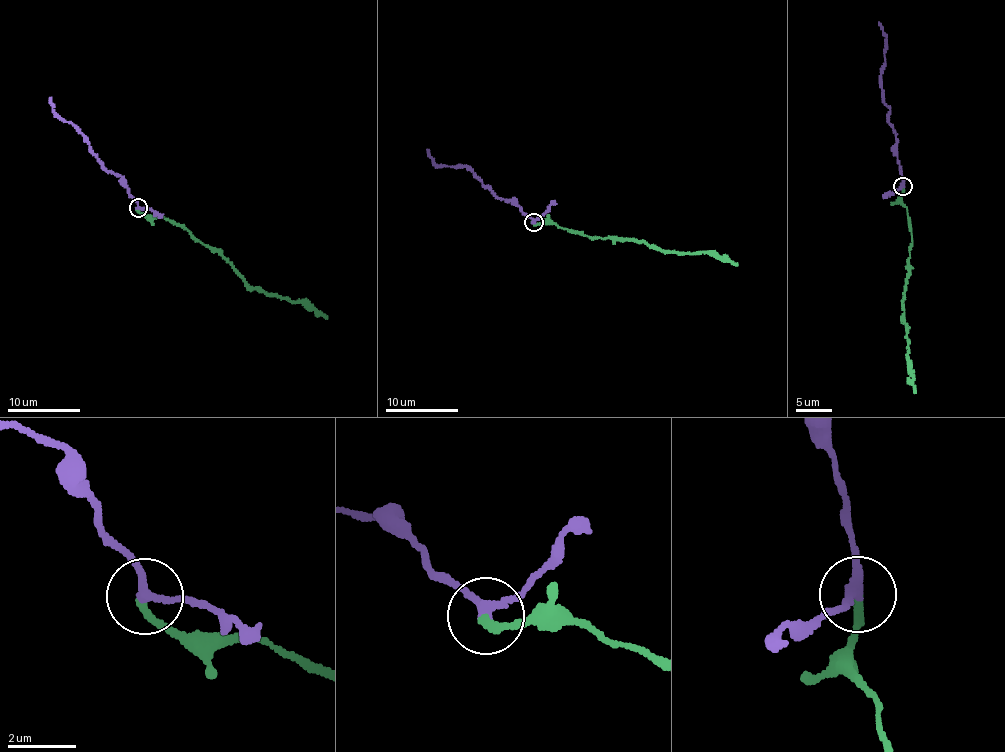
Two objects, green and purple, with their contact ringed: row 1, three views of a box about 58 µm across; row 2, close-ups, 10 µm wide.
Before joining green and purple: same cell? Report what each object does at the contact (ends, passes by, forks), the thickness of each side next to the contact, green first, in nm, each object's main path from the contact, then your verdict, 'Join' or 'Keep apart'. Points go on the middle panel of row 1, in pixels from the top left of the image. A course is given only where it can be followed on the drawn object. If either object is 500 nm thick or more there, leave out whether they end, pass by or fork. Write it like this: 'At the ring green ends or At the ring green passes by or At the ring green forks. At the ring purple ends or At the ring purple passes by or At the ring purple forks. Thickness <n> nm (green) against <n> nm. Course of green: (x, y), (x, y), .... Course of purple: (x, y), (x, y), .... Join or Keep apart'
At the ring green ends. At the ring purple passes by. Thickness 240 nm (green) against 240 nm. Course of green: (533, 221), (556, 223), (583, 235), (634, 240), (655, 248), (689, 253), (711, 251), (737, 265). Course of purple: (533, 221), (514, 202), (495, 195), (470, 169), (458, 164), (452, 167), (432, 163), (427, 149). Join

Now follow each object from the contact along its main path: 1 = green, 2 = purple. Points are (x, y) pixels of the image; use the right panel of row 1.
1: (902, 186), (901, 196), (911, 232), (910, 275), (904, 290), (909, 348), (906, 355), (916, 393)
2: (902, 186), (893, 128), (889, 122), (890, 108), (884, 101), (880, 68), (885, 60), (886, 37), (879, 22)

